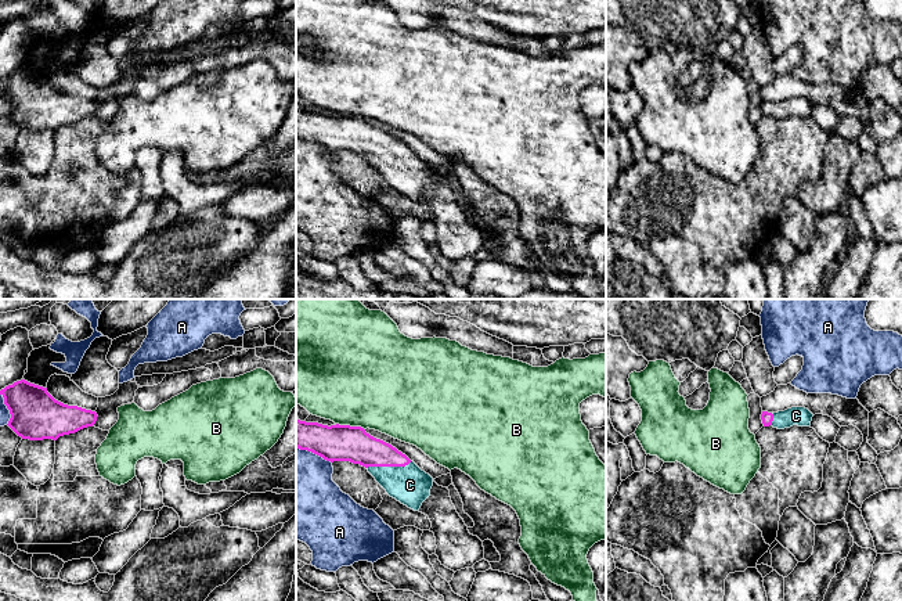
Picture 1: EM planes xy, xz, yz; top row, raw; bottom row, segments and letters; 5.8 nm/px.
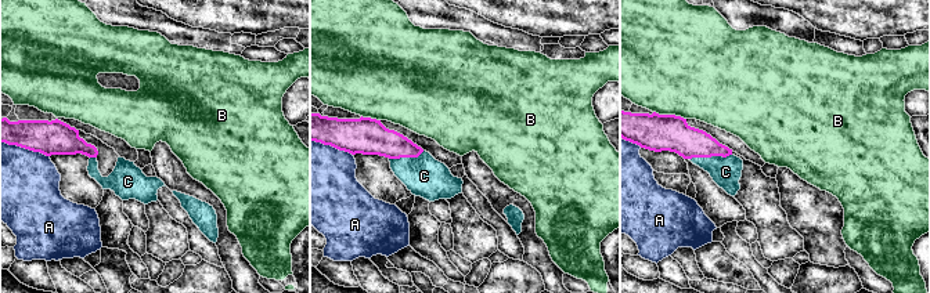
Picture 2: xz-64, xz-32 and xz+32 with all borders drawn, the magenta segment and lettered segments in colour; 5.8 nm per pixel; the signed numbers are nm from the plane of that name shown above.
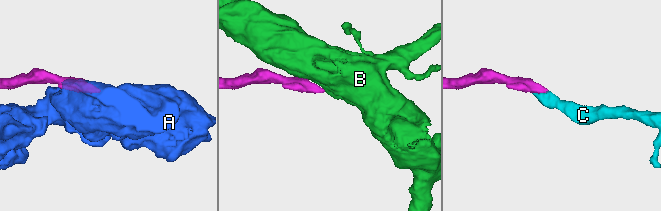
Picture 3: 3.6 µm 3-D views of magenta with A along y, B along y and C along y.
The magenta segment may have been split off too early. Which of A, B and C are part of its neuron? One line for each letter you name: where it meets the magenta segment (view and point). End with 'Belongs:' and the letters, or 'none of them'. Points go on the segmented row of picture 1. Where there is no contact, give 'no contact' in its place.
C: meets magenta in xz at (389, 465)
Belongs: C

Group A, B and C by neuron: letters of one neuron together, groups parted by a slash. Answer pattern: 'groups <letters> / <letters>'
groups A / B / C

